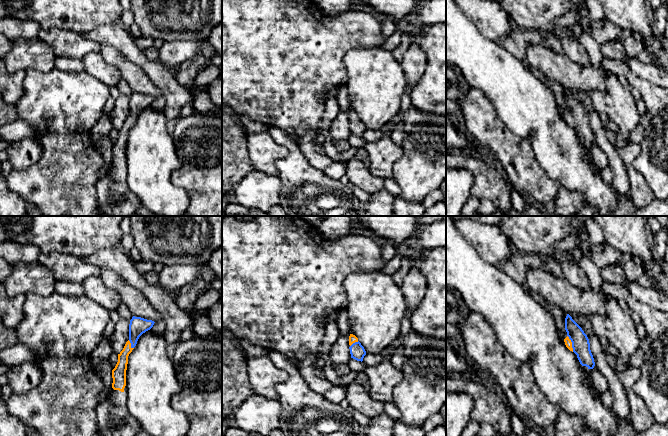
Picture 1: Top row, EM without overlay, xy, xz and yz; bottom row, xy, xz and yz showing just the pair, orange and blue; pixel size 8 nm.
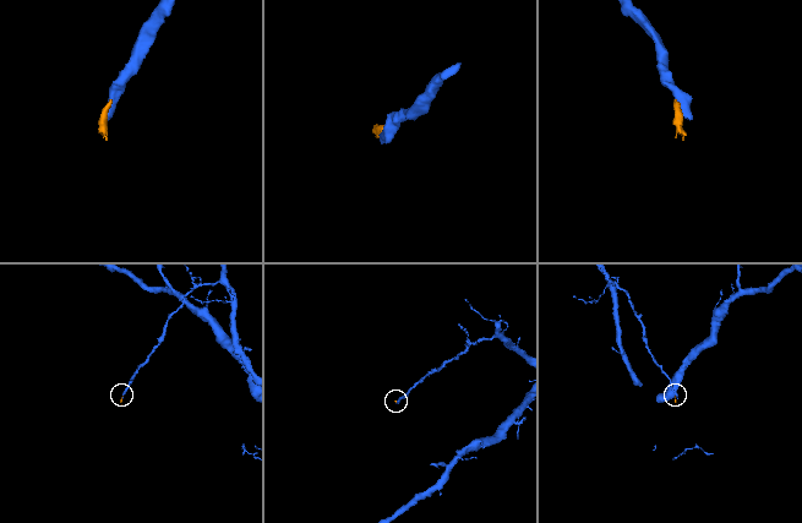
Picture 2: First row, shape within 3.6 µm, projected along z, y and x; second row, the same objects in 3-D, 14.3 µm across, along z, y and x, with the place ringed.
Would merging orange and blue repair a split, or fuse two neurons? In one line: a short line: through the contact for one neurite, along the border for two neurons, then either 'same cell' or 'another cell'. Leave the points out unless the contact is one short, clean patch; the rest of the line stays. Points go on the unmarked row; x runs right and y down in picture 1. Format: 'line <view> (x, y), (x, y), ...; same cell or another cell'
line yz (568, 119), (571, 119), (580, 119); same cell

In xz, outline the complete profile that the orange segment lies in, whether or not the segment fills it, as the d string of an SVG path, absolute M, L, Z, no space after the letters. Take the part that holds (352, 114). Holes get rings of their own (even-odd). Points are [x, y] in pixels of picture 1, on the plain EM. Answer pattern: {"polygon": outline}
{"polygon": "M350 110L349 112L349 121L351 134L362 138L364 132L366 131L366 127L361 119L358 117L358 114L353 110Z"}

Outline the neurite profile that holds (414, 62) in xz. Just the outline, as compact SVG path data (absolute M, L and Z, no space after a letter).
M412 40L401 64L405 72L407 88L413 89L423 76L427 65L426 54L420 48L418 40Z

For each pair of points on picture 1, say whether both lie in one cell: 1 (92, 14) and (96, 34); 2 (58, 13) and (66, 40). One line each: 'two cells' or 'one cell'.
1: two cells
2: two cells

